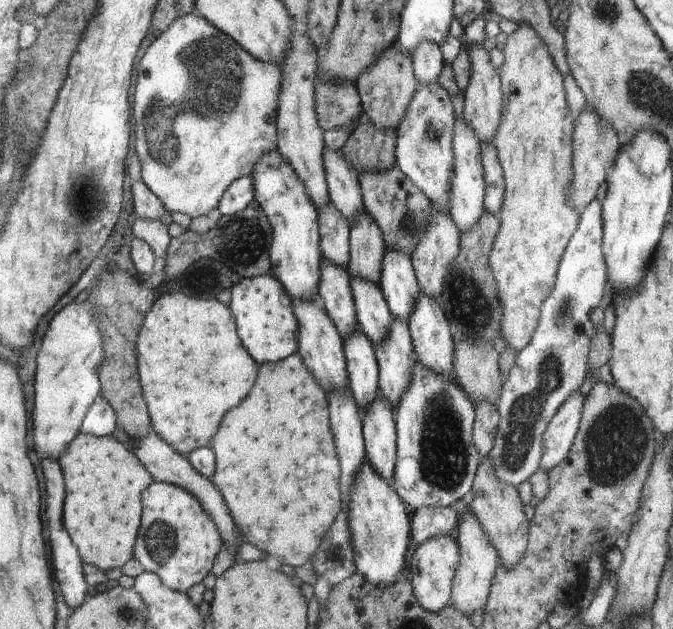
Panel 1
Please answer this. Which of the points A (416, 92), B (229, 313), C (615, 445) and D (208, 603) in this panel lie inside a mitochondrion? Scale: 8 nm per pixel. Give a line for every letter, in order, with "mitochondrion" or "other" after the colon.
A: other
B: other
C: mitochondrion
D: other

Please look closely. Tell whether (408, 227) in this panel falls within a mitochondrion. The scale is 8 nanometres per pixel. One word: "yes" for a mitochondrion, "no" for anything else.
yes

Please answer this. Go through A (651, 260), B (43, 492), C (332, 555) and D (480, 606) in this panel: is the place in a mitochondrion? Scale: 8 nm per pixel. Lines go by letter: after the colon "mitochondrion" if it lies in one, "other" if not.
A: other
B: other
C: mitochondrion
D: other

